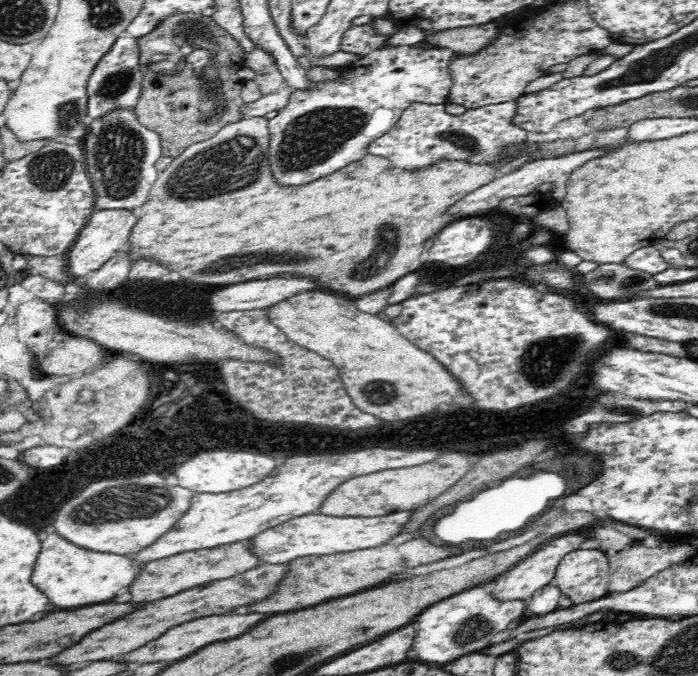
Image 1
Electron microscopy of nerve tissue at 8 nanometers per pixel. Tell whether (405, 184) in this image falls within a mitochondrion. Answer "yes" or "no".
no

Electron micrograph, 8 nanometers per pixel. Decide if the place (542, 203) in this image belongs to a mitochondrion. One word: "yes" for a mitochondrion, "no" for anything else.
no

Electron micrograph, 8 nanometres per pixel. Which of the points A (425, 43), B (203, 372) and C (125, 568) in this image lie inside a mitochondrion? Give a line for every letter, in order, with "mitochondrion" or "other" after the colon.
A: other
B: other
C: other

